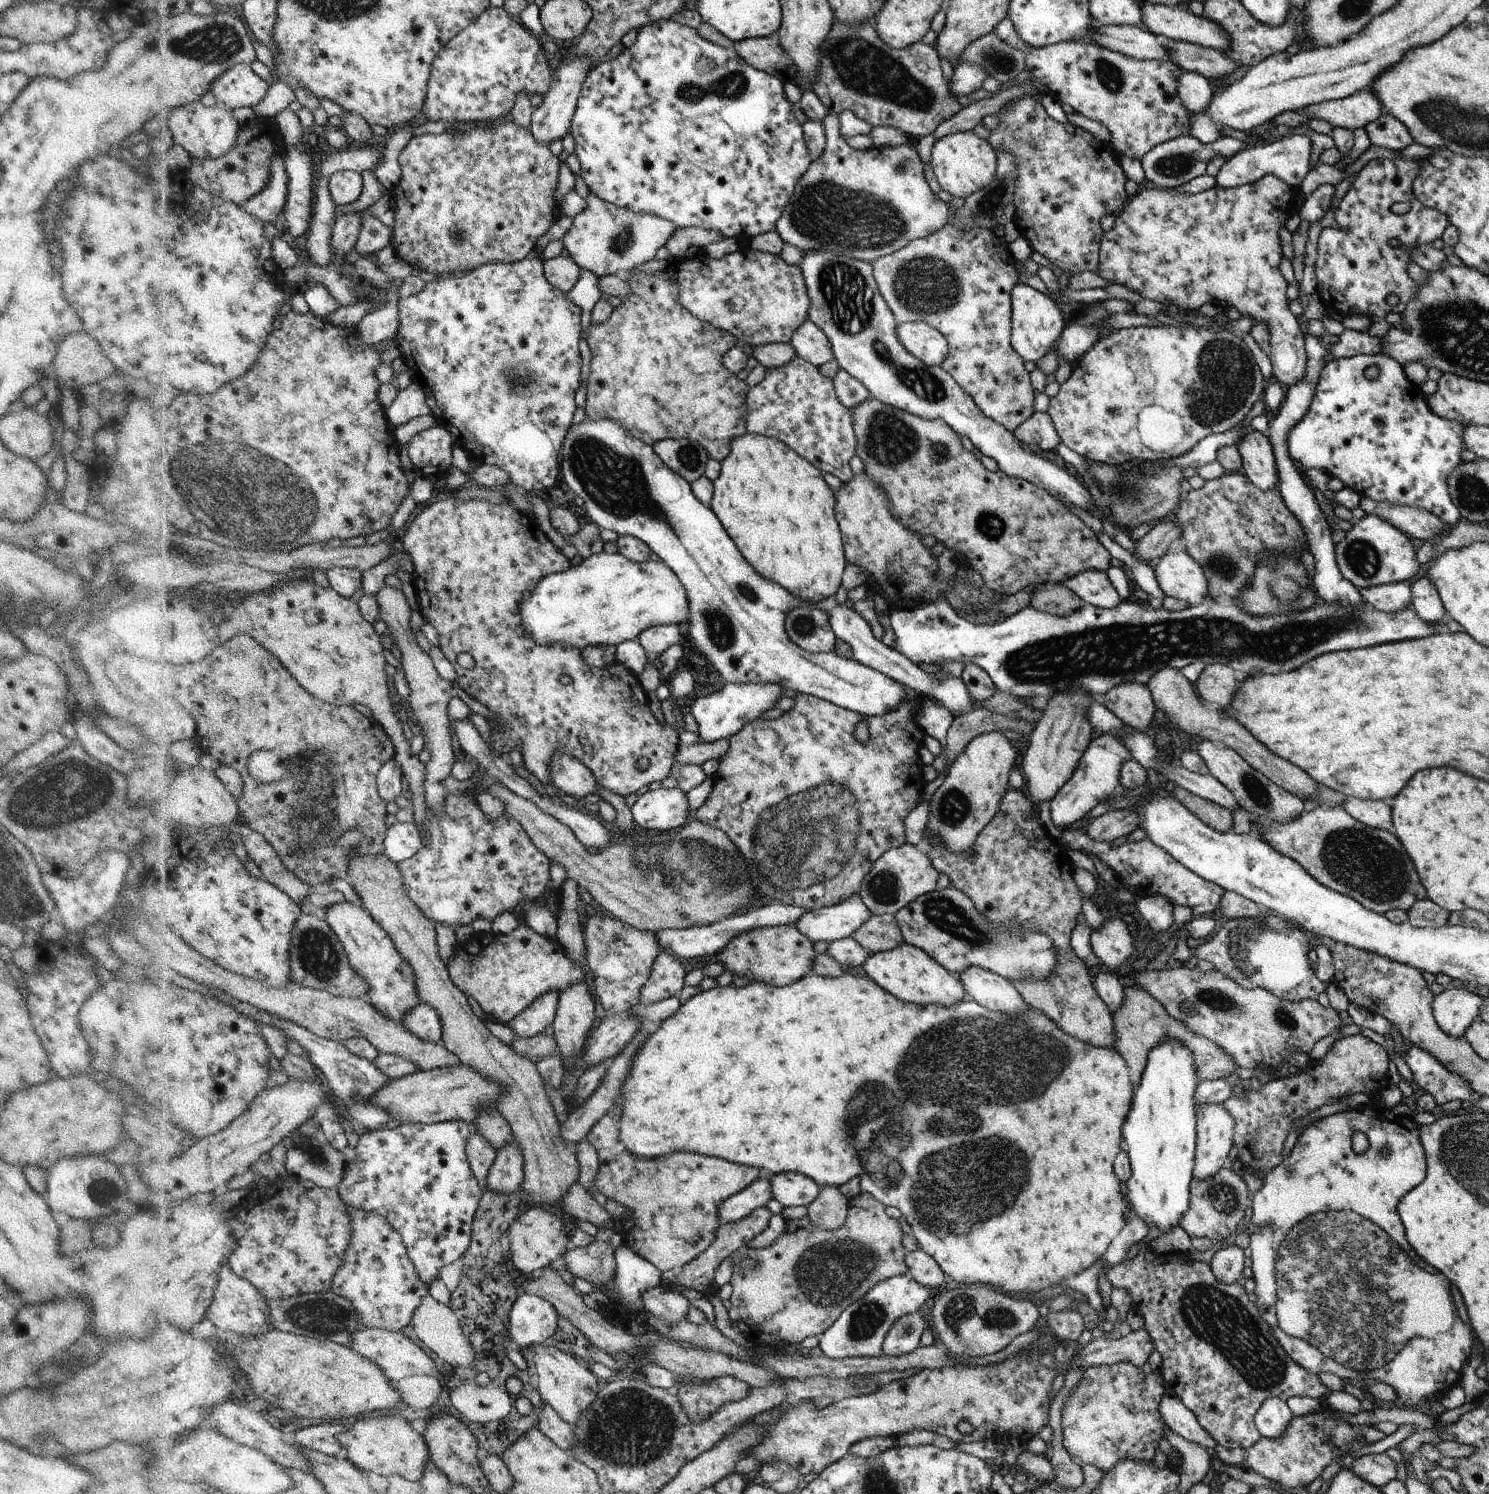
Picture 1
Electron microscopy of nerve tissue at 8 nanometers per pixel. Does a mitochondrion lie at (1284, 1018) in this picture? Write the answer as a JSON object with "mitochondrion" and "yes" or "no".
{"mitochondrion":"yes"}

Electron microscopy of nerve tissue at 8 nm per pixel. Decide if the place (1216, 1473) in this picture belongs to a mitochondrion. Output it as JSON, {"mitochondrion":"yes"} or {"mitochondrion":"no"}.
{"mitochondrion":"no"}

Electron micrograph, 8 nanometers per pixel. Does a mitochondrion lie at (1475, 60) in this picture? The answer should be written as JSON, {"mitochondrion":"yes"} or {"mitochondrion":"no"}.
{"mitochondrion":"no"}

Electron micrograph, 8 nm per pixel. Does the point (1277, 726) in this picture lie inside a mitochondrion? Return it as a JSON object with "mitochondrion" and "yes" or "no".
{"mitochondrion":"no"}

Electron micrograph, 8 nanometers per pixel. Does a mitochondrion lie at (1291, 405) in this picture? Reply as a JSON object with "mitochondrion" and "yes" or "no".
{"mitochondrion":"no"}

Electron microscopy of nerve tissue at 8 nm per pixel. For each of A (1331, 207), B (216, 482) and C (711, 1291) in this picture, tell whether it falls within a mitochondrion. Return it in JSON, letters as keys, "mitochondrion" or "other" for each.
{"A":"other","B":"mitochondrion","C":"other"}

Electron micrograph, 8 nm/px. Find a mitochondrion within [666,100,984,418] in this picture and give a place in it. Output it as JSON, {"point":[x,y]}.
{"point":[826,212]}

